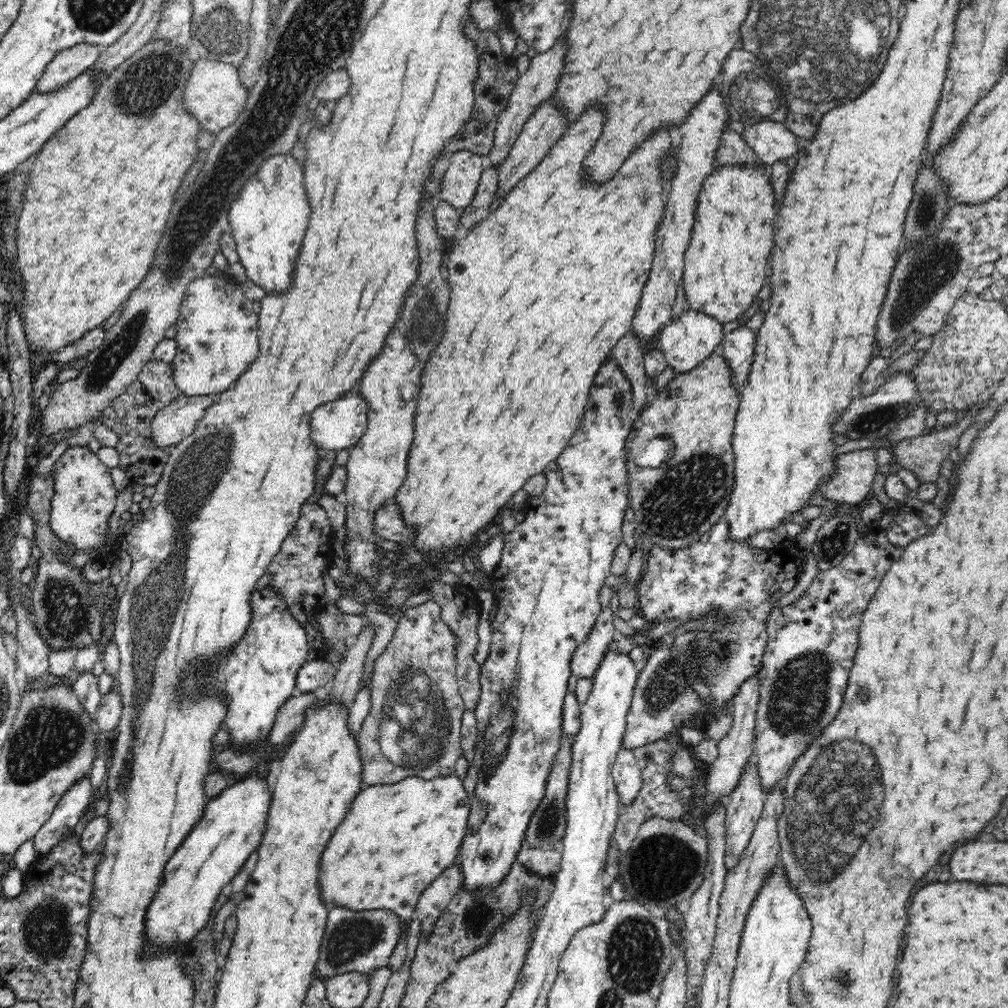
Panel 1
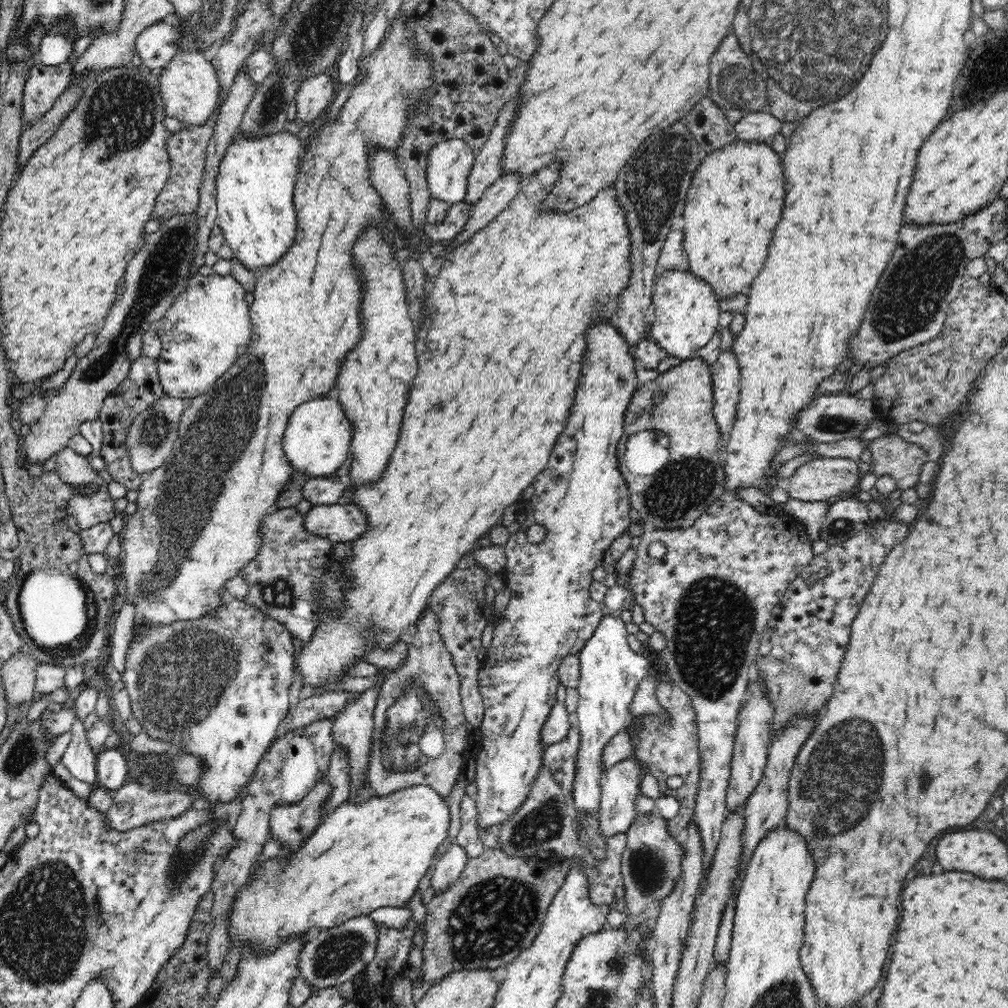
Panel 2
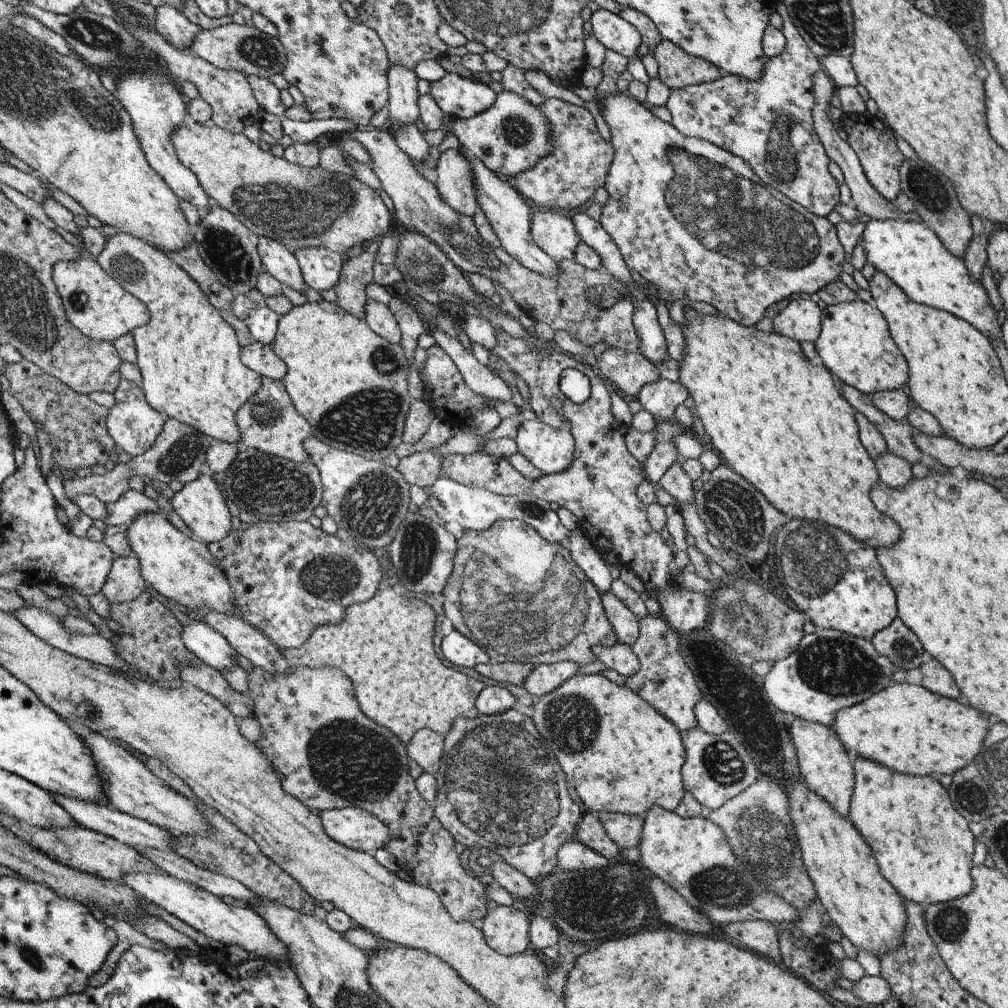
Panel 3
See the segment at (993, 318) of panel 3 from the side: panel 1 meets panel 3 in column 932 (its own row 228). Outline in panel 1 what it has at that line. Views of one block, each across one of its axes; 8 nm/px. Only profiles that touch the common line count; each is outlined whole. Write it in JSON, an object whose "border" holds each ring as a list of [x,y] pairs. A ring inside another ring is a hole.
{"border":[[[291,154],[266,158],[230,204],[230,234],[236,241],[239,262],[244,266],[247,278],[268,294],[286,292],[292,286],[294,264],[302,248],[309,218],[310,203],[304,186],[303,167]]]}

